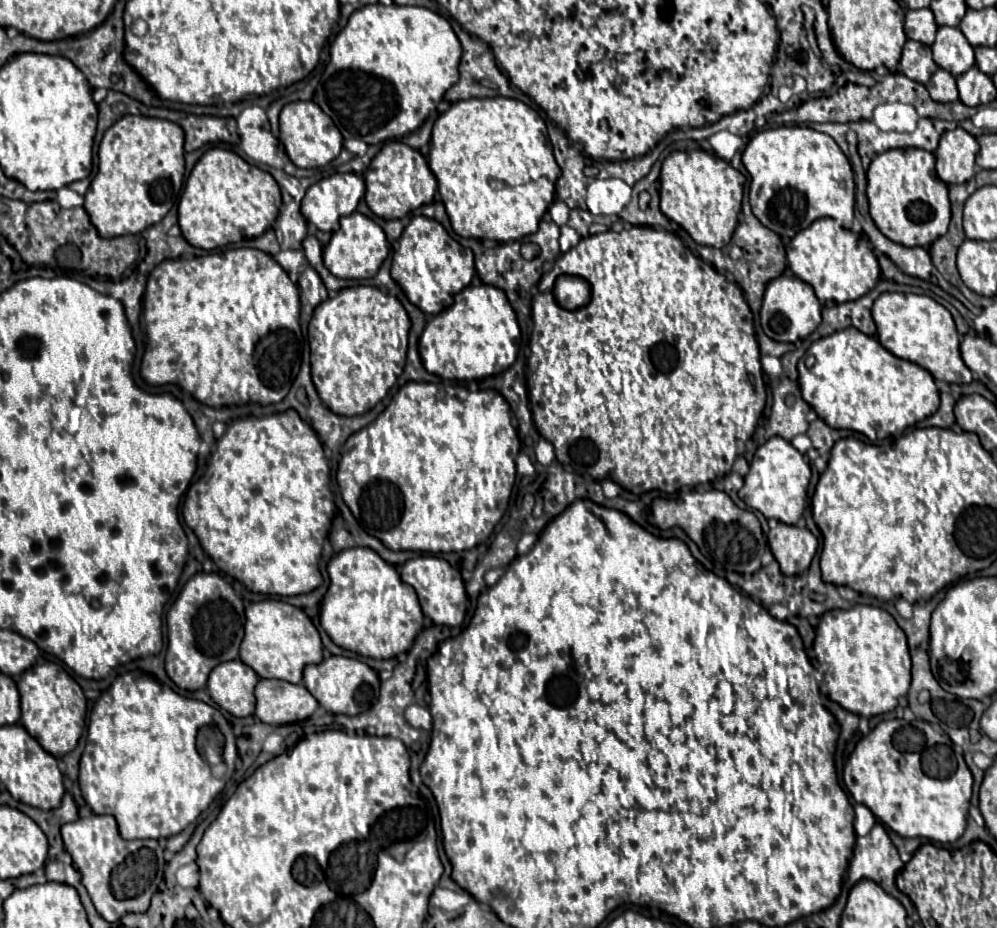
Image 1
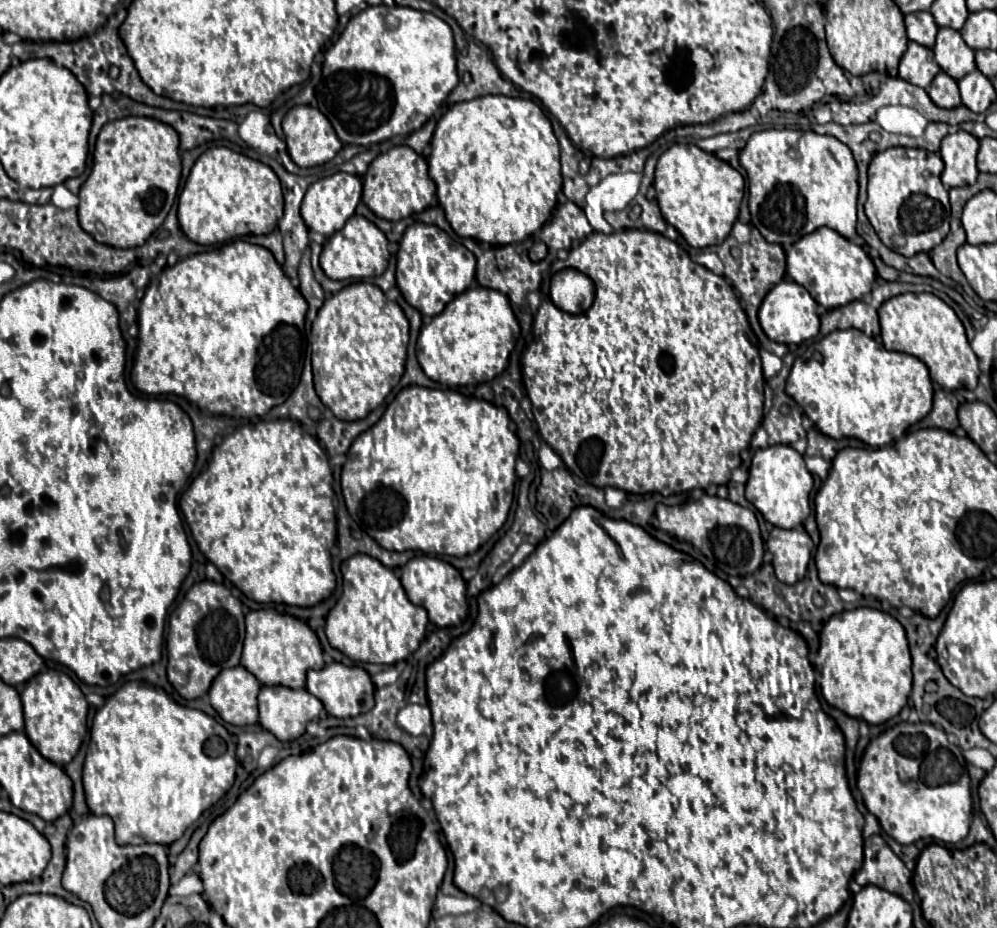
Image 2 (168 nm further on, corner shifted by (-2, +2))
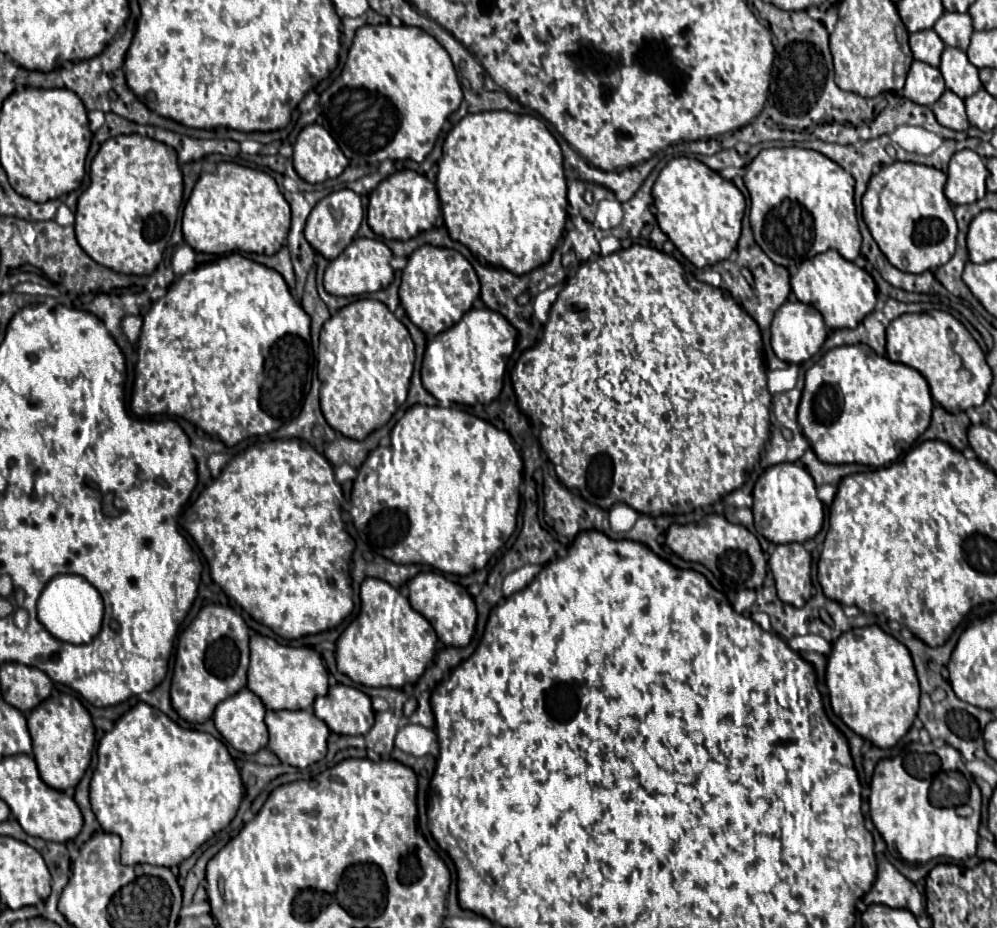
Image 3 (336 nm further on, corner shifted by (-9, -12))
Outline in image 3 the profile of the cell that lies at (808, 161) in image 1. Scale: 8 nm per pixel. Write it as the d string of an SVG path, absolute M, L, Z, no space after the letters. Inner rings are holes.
M800 147L764 149L746 167L744 185L750 193L750 225L754 239L776 265L784 265L794 273L802 259L810 259L828 249L836 249L848 261L854 261L860 255L862 235L854 205L854 177L832 159L826 159L826 155Z

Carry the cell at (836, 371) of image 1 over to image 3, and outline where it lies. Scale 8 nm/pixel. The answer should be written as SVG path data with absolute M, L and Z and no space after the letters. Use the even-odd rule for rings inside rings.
M842 345L842 347L834 347L830 349L814 367L810 367L806 371L806 385L804 385L804 391L802 391L802 397L800 397L800 405L798 405L798 423L806 435L806 439L810 441L810 445L814 447L814 451L818 451L818 459L826 459L826 463L862 463L862 465L872 465L872 467L882 467L882 465L888 465L892 461L896 461L898 457L906 455L906 451L912 449L914 441L928 429L930 425L930 419L932 419L932 407L934 407L934 401L932 401L932 395L930 395L930 387L926 383L926 379L912 367L906 367L902 363L892 363L890 359L886 357L878 357L868 345ZM824 387L840 387L840 393L842 397L820 397L820 391Z

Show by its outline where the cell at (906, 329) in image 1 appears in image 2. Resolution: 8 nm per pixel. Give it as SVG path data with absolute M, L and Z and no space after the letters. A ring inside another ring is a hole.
M931 293L897 295L881 305L879 321L883 345L889 351L901 351L921 359L937 385L947 391L977 387L979 359L967 341L963 323L945 301Z

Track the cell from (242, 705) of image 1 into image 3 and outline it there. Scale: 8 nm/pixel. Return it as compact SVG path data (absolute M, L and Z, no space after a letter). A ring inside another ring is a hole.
M244 687L236 695L218 703L212 719L216 729L234 749L242 753L256 753L268 743L264 713L266 707L262 699Z

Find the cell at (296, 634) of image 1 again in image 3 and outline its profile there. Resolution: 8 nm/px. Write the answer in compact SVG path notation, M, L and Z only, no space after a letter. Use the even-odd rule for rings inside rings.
M266 635L250 637L250 669L248 669L248 689L254 691L266 709L308 709L318 695L328 691L328 671L322 657L312 647L292 647L282 645Z

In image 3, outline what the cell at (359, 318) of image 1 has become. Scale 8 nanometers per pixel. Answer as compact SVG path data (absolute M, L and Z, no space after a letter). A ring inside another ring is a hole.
M358 299L346 307L342 307L340 311L336 311L328 321L326 321L326 327L322 327L322 335L320 335L320 349L318 349L318 379L322 383L320 387L320 405L322 405L322 413L328 421L328 425L336 431L340 431L342 435L350 437L350 439L364 439L366 435L370 435L372 431L384 427L390 417L396 413L396 409L406 401L406 393L408 393L408 385L410 385L410 377L412 377L412 367L414 367L414 343L410 339L410 333L408 329L394 317L394 313L382 303L382 301L376 301L376 299Z

